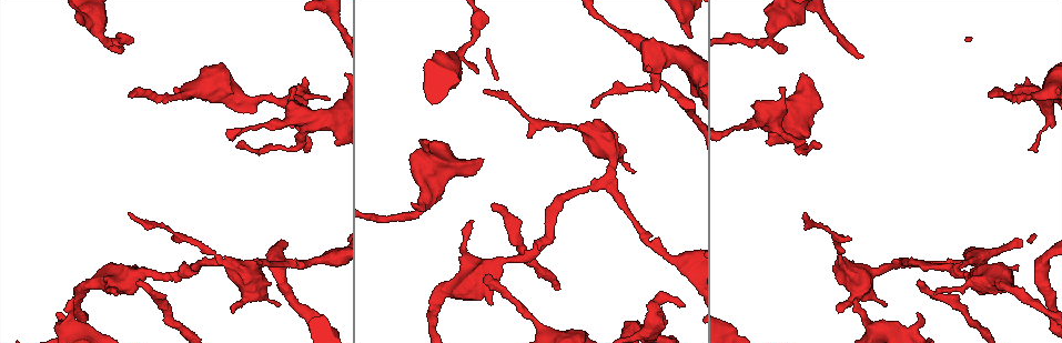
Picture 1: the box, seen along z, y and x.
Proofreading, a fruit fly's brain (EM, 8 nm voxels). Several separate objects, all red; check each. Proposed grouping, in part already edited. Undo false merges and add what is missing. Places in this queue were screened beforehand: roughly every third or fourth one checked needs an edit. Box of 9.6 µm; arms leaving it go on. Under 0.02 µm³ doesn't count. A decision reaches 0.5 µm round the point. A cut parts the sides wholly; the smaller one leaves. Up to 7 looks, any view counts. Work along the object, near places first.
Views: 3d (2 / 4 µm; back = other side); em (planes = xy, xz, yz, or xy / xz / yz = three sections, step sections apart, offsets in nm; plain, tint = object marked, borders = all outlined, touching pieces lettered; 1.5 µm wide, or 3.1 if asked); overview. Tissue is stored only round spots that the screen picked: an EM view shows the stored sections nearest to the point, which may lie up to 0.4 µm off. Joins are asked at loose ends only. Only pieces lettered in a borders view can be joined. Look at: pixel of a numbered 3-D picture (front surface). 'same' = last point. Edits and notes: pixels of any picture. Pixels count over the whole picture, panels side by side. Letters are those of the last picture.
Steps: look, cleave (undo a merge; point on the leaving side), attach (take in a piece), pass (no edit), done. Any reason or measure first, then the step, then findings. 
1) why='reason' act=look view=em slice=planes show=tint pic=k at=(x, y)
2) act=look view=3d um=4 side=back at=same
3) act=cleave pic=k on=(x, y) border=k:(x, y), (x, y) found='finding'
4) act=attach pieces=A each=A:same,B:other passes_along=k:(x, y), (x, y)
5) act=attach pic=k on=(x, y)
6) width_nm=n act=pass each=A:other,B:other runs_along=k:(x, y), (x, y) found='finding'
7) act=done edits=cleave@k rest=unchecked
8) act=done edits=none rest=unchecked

why='calibre changes' act=look view=3d um=4 pic=1 at=(896, 263)

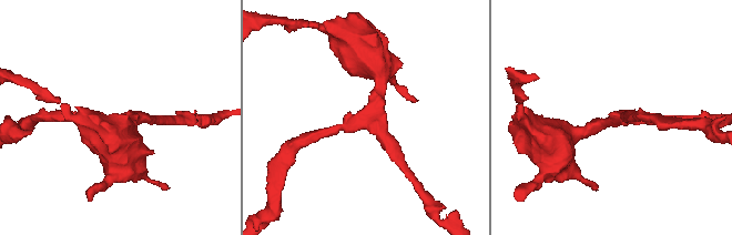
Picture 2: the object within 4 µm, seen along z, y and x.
act=look view=em slice=planes show=plain pic=2 at=(361, 123)

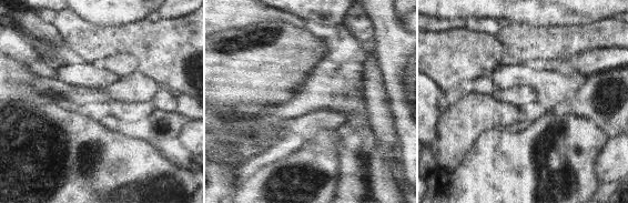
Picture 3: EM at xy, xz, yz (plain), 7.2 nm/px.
why='see the neighbours' act=look view=em slice=planes show=borders at=same

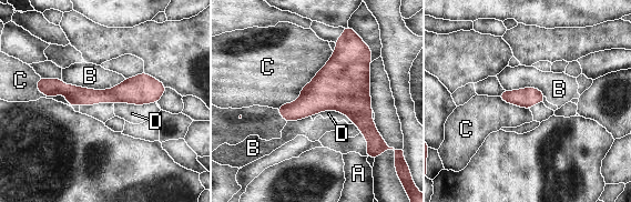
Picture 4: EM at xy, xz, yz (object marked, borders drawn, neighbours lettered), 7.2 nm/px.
act=pass each=A:other,B:other,C:other,D:other border=4:(334, 51), (301, 94), (277, 109) found='continuous, no second cell'

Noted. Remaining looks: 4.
why='thin neck' act=look view=3d um=4 side=back pic=1 at=(571, 128)

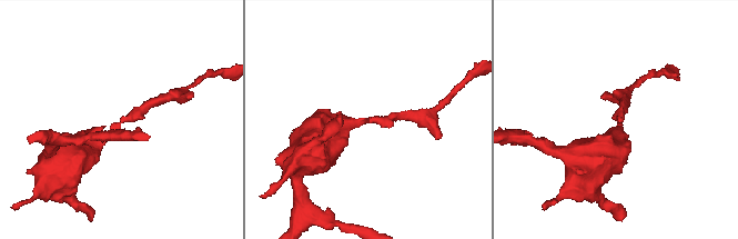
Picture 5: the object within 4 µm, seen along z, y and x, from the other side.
why='now the EM' act=look view=em slice=yz step=8 show=tint pic=5 at=(119, 122)

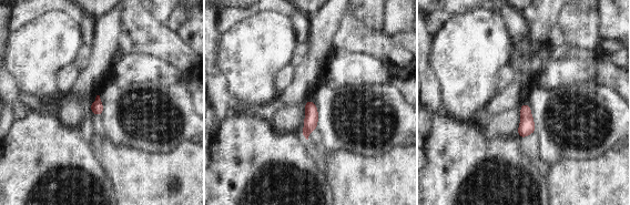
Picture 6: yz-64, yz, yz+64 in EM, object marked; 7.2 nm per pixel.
act=look view=em slice=planes show=borders at=same

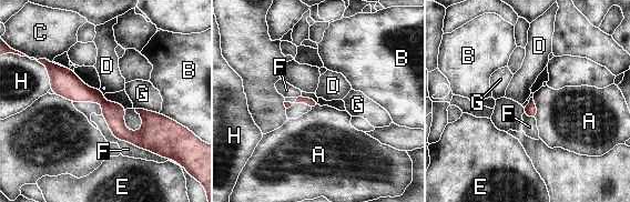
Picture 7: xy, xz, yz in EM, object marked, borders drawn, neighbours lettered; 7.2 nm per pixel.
width_nm=70 act=pass each=A:other,B:other,C:other,D:other,E:other,F:other,G:other,H:other border=7:(532, 98), (536, 104), (536, 118) found='continuous, no second cell'

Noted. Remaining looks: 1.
act=done edits=none rest=unchecked

